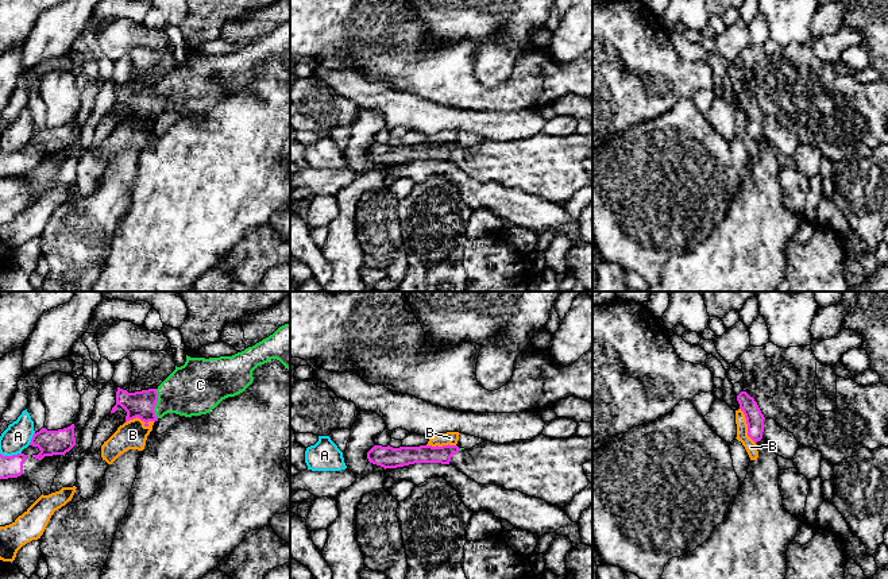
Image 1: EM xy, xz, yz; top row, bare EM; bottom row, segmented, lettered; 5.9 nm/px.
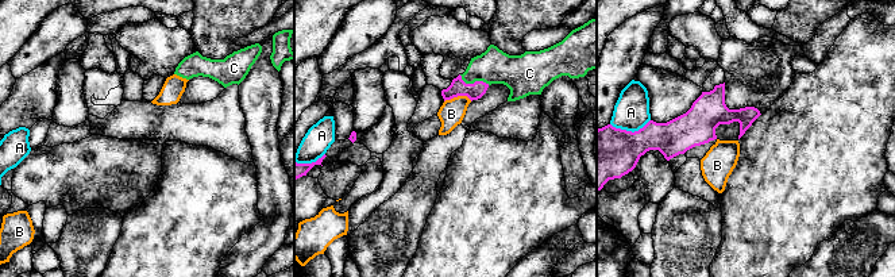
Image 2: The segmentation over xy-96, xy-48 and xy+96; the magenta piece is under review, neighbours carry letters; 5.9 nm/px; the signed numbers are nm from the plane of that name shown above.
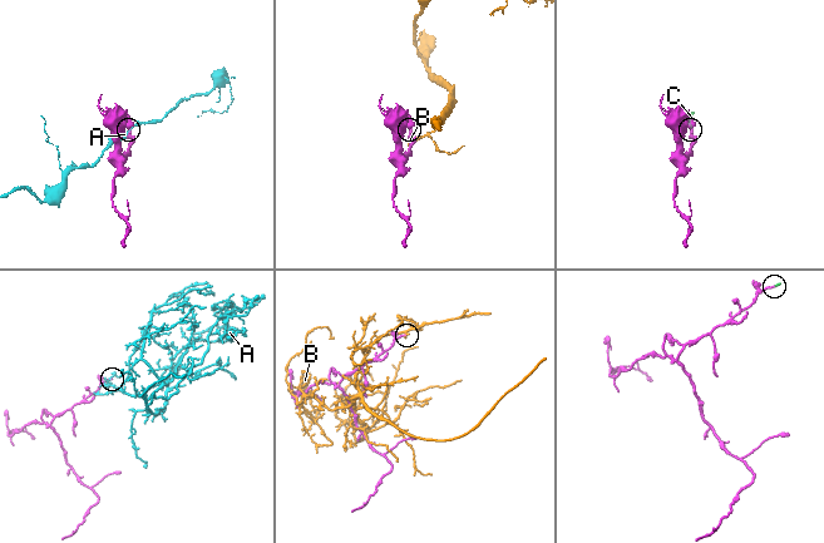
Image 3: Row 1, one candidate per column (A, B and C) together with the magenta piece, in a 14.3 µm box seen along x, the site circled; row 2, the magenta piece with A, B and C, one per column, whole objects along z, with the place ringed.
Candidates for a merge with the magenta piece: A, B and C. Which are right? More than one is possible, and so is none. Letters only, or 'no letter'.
C

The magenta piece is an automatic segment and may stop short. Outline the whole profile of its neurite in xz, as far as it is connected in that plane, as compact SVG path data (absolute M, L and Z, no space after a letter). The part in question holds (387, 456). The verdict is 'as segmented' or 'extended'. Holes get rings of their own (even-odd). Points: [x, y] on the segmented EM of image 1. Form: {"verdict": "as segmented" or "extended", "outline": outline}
{"verdict": "as segmented", "outline": "M374 445L367 452L370 463L386 468L397 468L414 463L441 463L449 464L453 453L457 453L460 448L457 445L420 445L420 447L399 447L393 448L390 445Z"}

